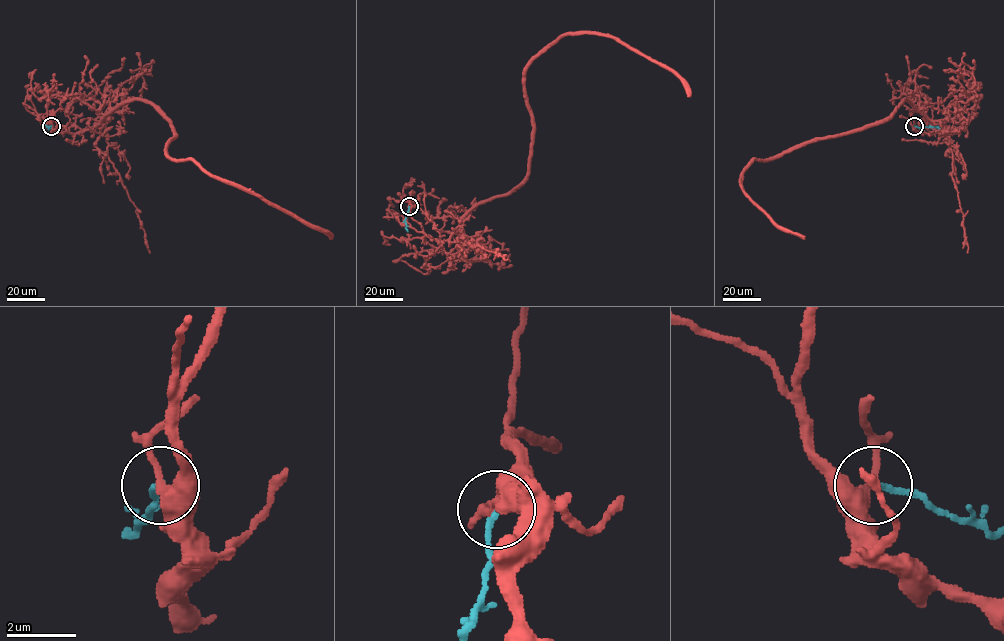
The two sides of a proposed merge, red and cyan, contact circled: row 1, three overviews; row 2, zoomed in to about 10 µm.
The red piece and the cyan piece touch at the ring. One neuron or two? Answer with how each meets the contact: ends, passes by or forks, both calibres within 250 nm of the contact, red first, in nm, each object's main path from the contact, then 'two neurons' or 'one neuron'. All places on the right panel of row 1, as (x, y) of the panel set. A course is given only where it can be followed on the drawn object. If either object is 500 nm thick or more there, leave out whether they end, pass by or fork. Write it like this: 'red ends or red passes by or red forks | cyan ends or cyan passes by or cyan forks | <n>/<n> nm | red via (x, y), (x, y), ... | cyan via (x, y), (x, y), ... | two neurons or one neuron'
red passes by | cyan ends | 320/150 nm | red via (914, 126), (949, 131), (905, 100), (882, 121), (754, 159), (743, 173), (743, 189), (775, 223), (804, 239) | cyan via (914, 126), (939, 128) | two neurons

